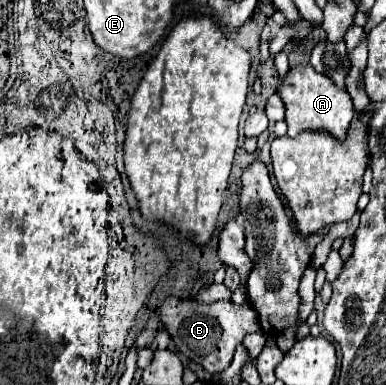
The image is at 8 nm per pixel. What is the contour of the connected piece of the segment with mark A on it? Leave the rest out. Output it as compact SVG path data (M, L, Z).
M299 63L297 67L291 67L285 77L279 79L277 95L283 99L283 105L287 109L285 123L287 123L287 137L295 137L301 131L313 131L313 129L325 129L335 139L345 139L349 123L355 115L353 101L345 89L337 89L335 83L329 81L329 77L323 77L321 73L315 73L309 63Z

